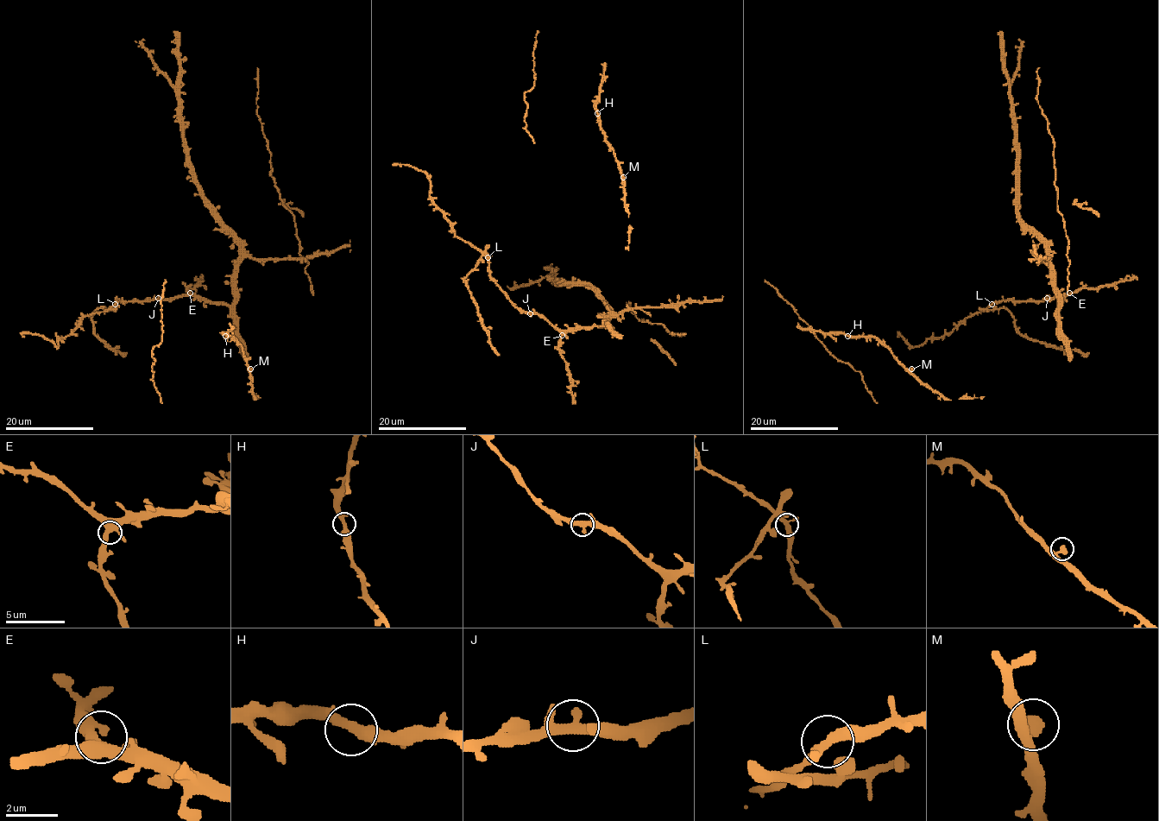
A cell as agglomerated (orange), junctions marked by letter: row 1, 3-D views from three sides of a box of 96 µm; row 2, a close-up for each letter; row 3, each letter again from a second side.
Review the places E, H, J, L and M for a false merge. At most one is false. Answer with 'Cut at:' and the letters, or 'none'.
Cut at: none

